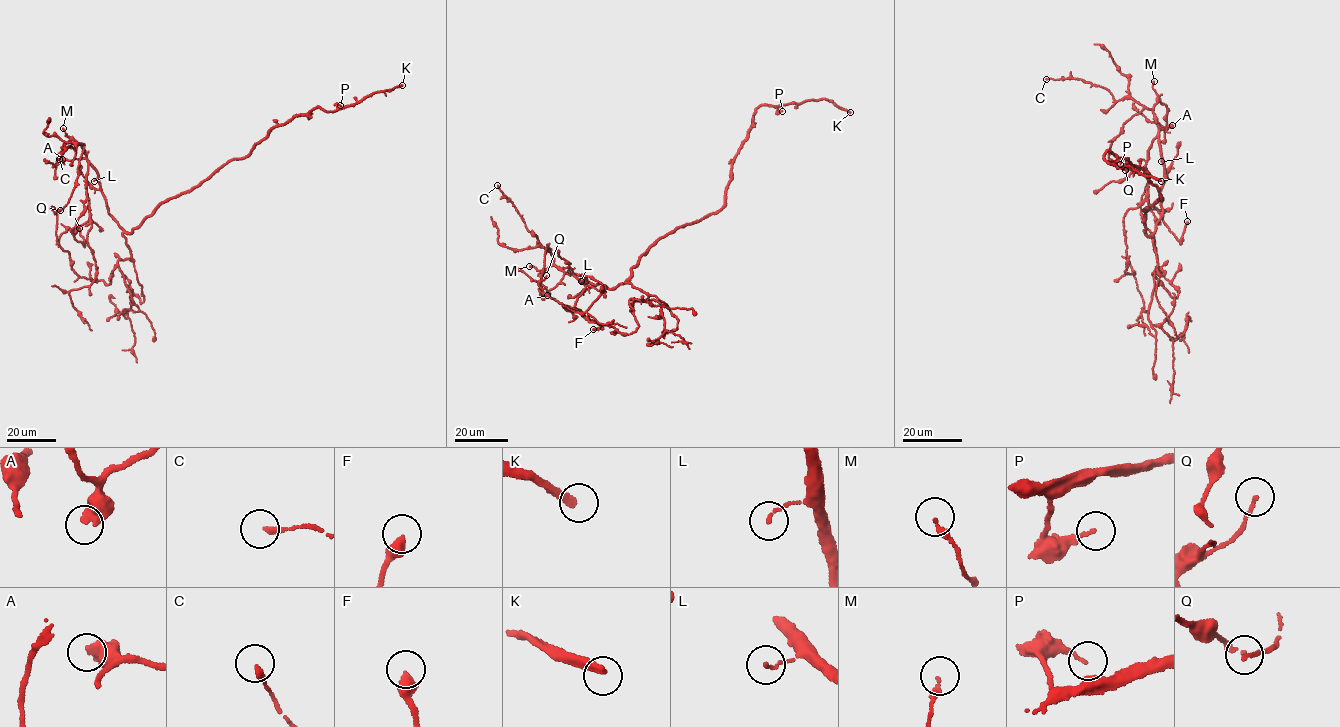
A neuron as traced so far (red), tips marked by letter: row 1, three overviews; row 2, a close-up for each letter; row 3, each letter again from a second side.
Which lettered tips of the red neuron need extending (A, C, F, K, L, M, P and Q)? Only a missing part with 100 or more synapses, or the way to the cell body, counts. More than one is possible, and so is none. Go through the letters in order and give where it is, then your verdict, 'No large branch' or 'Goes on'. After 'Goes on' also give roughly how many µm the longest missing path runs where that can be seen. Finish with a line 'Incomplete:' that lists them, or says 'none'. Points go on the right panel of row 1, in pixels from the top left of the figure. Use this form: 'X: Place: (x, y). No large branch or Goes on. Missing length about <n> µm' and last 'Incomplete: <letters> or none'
A: Place: (1172, 125). No large branch
C: Place: (1046, 79). No large branch
F: Place: (1187, 221). No large branch
K: Place: (1161, 181). Goes on. Missing length about 140 µm
L: Place: (1161, 161). No large branch
M: Place: (1154, 81). No large branch
P: Place: (1120, 164). No large branch
Q: Place: (1125, 170). No large branch
Incomplete: K

